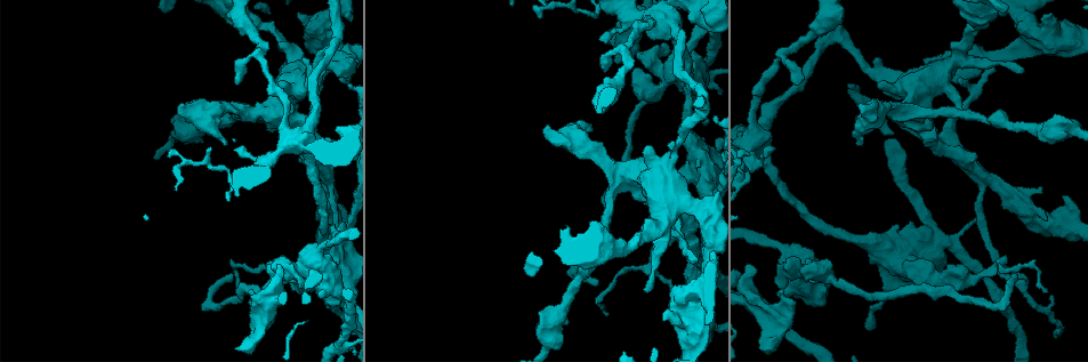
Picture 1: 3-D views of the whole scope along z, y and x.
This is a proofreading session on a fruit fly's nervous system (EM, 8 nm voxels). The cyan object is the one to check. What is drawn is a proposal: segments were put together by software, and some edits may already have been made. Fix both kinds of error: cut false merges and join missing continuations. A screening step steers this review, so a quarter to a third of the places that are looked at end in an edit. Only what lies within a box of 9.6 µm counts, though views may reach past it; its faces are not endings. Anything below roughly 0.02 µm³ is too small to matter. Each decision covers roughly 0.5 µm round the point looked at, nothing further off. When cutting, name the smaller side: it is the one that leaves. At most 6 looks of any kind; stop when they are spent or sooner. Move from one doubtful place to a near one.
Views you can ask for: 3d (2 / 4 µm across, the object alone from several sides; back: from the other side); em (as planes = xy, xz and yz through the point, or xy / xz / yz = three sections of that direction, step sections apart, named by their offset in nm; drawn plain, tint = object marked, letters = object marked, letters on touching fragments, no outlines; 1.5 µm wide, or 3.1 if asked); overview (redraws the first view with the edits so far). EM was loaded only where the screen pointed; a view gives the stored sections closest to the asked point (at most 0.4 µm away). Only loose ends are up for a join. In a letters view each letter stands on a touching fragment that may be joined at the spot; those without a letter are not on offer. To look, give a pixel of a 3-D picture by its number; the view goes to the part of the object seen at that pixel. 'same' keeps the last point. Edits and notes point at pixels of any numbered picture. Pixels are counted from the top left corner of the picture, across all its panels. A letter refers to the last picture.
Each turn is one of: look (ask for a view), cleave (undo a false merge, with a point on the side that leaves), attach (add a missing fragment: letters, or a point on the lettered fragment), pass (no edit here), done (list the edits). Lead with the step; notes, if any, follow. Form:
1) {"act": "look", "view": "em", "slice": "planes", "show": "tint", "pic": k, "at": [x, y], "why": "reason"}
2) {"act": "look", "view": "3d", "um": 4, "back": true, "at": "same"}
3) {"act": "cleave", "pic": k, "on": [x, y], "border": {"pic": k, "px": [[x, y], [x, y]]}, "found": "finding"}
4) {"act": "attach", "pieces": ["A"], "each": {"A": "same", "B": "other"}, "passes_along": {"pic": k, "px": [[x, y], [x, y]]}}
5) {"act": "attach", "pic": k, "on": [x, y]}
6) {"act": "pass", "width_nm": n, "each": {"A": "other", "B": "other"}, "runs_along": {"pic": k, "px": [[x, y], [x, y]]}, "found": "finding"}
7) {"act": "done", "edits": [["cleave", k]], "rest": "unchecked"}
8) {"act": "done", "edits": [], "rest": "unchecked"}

{"act": "look", "view": "em", "slice": "xy", "step": 8, "show": "tint", "pic": 1, "at": [687, 46], "why": "calibre changes"}

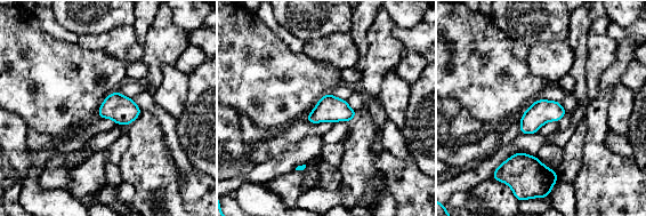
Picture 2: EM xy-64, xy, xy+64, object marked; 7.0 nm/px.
{"act": "look", "view": "em", "slice": "planes", "show": "letters", "at": "same"}

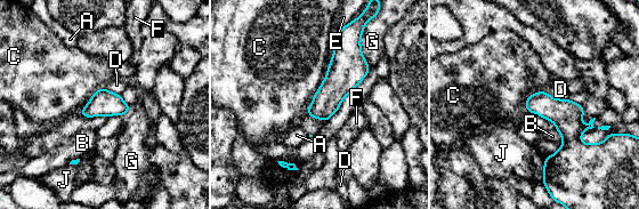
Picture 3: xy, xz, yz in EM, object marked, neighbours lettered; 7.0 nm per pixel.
{"act": "pass", "each": {"A": "other", "B": "other", "C": "other", "D": "other", "E": "other", "F": "other", "G": "other", "J": "other"}, "runs_along": {"pic": 3, "px": [[540, 94], [568, 125], [551, 171]]}, "found": "continuous, no second neuron"}

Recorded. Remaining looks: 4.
{"act": "look", "view": "em", "slice": "planes", "show": "letters", "pic": 1, "at": [996, 267], "why": "calibre changes"}

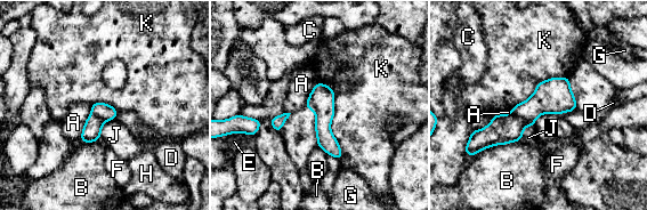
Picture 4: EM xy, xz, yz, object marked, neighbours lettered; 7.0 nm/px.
{"act": "cleave", "pic": 4, "on": [550, 96], "each": {"A": "other", "B": "other", "C": "other", "D": "other", "E": "other", "F": "other", "G": "other", "H": "other", "J": "other", "K": "other"}, "found": "two neurons meet here"}

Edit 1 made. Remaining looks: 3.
{"act": "look", "view": "overview", "why": "see it whole again"}

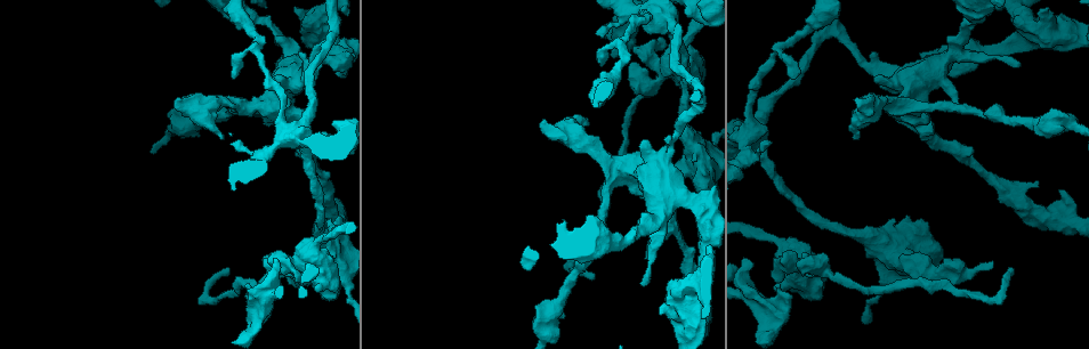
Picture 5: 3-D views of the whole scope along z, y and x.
{"act": "look", "view": "em", "slice": "planes", "show": "letters", "pic": 5, "at": [776, 286], "why": "branch stops here"}

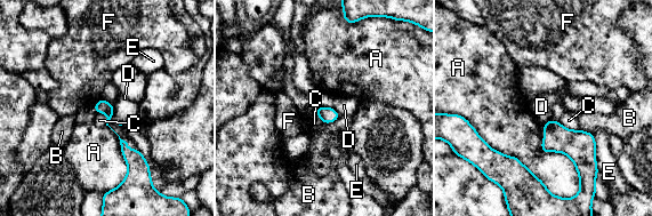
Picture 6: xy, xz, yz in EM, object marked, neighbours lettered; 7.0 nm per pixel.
{"act": "pass", "each": {"A": "other", "B": "other", "C": "other", "D": "other", "E": "other", "F": "other"}, "runs_along": {"pic": 6, "px": [[101, 103], [109, 111], [107, 125], [141, 167]]}, "found": "none of them fits"}

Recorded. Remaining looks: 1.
{"act": "done", "edits": [["cleave", 4]], "rest": "unchecked"}

